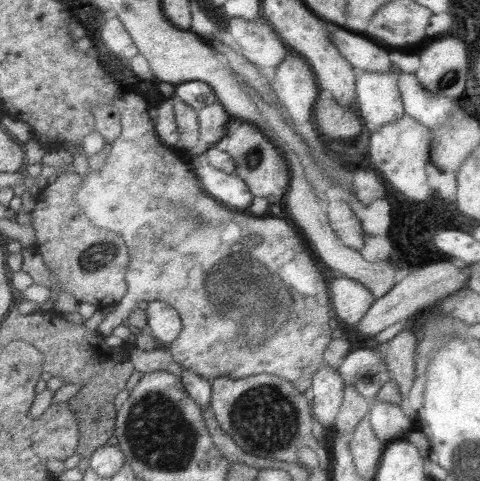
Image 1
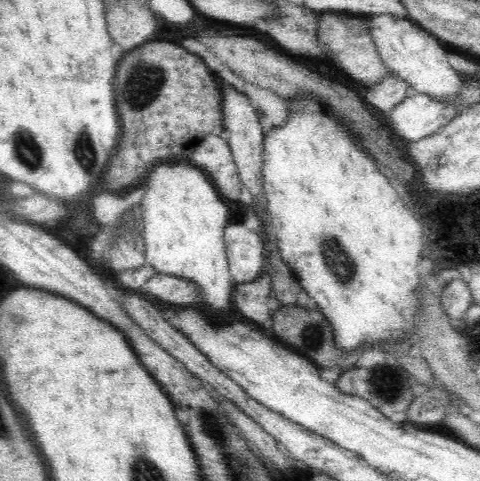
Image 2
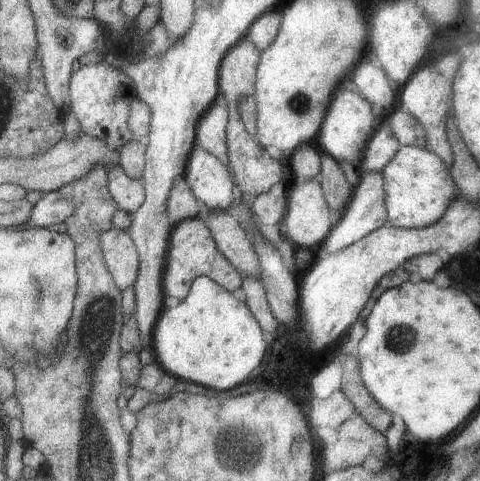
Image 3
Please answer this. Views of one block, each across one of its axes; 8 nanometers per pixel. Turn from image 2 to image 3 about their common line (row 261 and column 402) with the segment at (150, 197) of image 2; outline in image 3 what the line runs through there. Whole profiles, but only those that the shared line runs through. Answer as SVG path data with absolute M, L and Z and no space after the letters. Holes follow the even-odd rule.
M399 146L395 156L383 166L383 202L387 212L387 224L405 230L427 228L435 224L443 214L449 202L457 196L453 194L451 184L445 180L449 178L447 166L439 160L437 154L427 152L427 148L415 146Z

